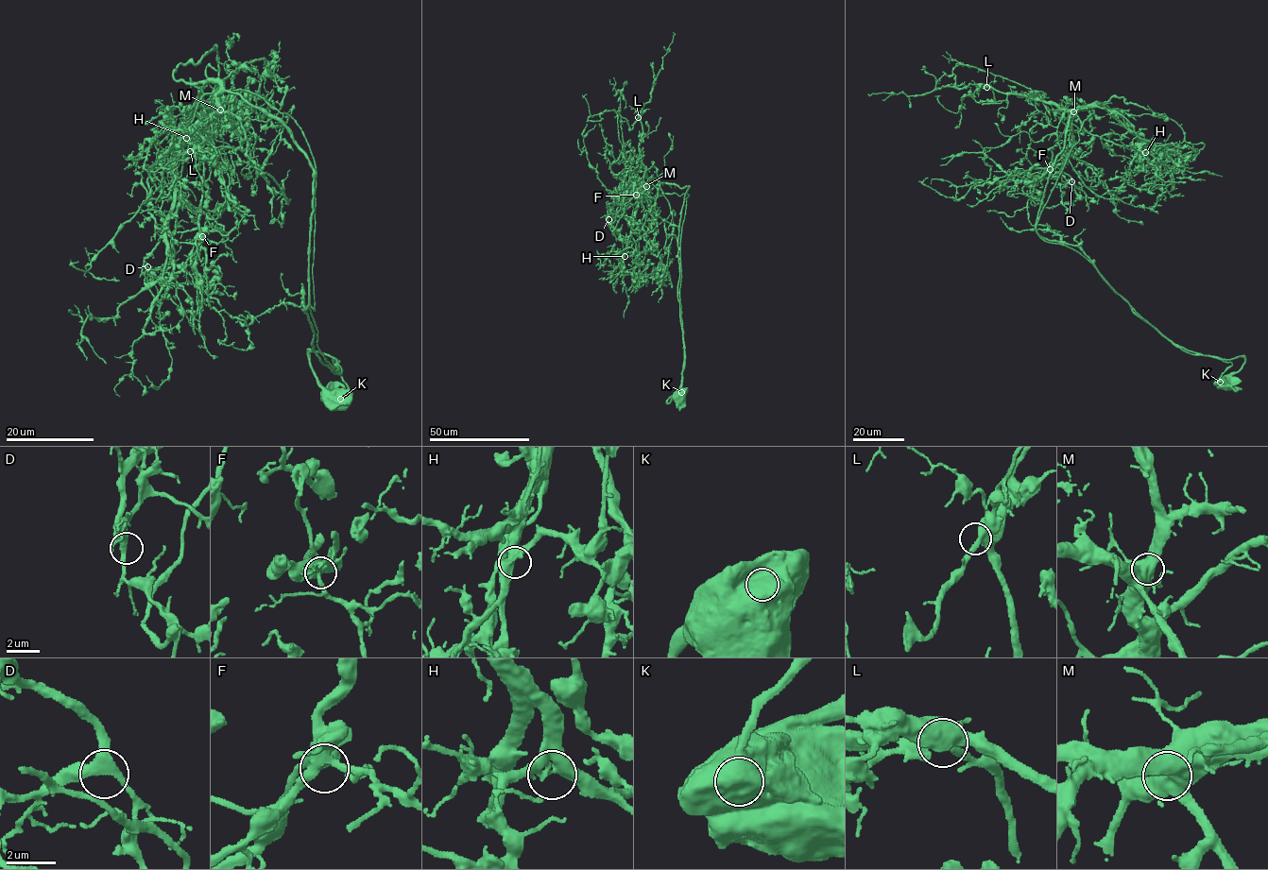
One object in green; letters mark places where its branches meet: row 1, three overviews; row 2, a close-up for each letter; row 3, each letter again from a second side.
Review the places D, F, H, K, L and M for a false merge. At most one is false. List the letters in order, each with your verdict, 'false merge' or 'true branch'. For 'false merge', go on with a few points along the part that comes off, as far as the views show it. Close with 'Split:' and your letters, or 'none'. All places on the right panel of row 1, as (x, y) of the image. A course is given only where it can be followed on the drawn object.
D: true branch
F: true branch
H: true branch
K: false merge; course (1220, 382), (1231, 363), (1174, 346), (1037, 232), (1088, 106), (1027, 201), (1032, 225), (1061, 231)
L: true branch
M: true branch
Split: K

